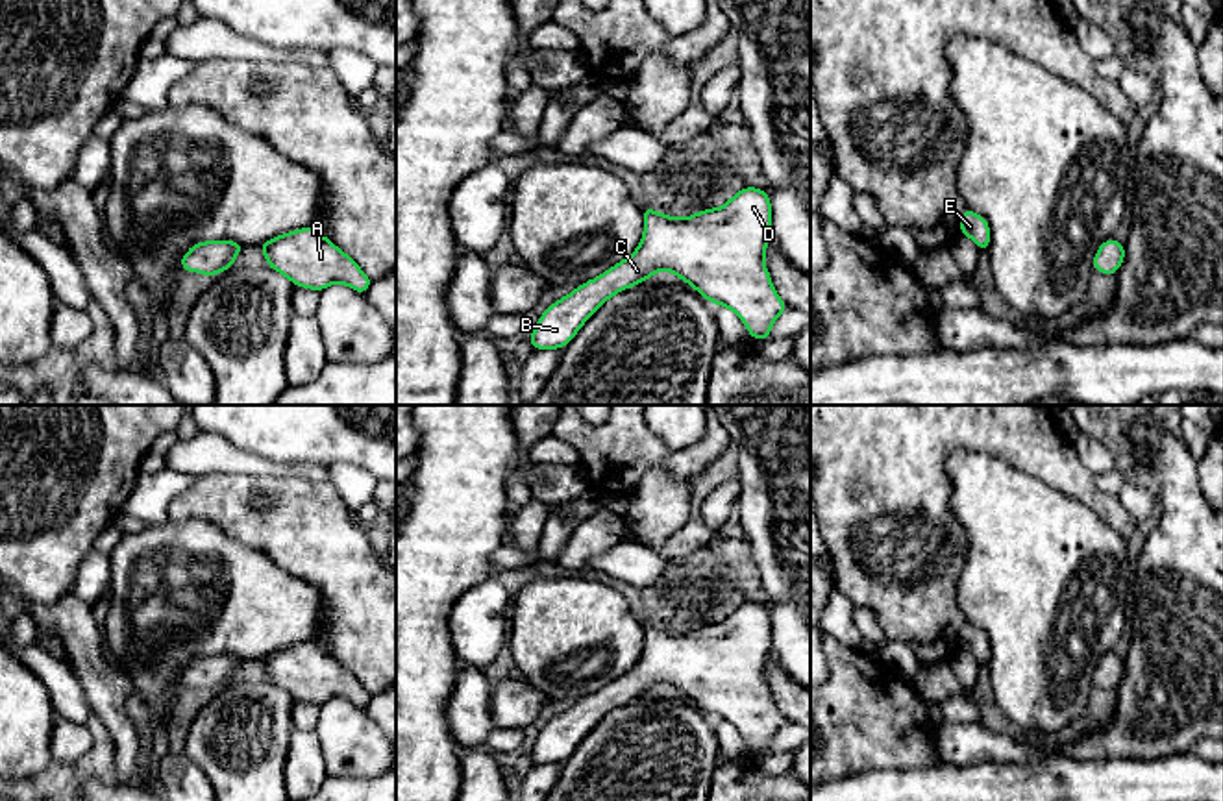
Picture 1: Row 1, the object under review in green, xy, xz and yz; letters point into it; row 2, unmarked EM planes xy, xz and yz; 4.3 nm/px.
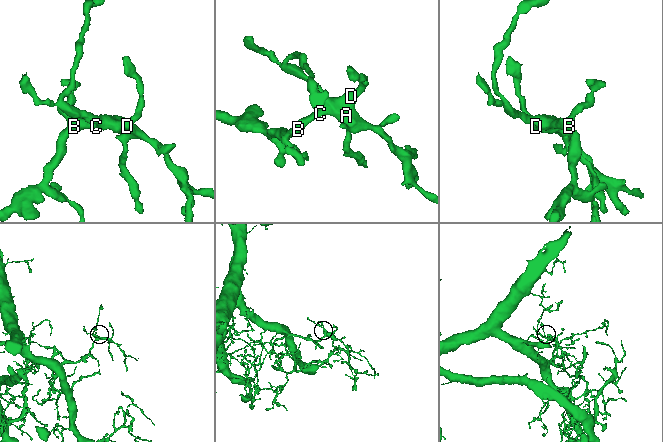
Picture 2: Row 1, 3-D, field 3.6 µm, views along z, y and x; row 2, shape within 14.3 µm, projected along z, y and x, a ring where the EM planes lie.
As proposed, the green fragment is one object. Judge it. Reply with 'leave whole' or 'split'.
leave whole

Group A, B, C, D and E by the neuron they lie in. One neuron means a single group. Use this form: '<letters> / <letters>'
A B C D E

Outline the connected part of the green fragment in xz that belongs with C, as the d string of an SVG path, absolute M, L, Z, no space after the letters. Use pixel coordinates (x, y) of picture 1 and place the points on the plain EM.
M744 601L723 622L705 623L688 633L673 633L651 622L642 622L642 629L644 651L635 668L551 718L529 751L535 766L562 764L603 716L649 694L659 684L670 684L692 699L709 718L714 716L735 725L753 755L770 753L775 733L788 725L788 720L775 707L764 681L772 636L772 618L764 603Z

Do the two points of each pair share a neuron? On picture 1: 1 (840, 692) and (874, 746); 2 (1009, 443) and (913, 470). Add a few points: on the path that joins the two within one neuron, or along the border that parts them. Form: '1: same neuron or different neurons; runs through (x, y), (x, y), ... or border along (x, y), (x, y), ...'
1: same neuron; runs through (853, 705), (874, 727), (874, 733)
2: same neuron; runs through (985, 437), (946, 437), (937, 446)

